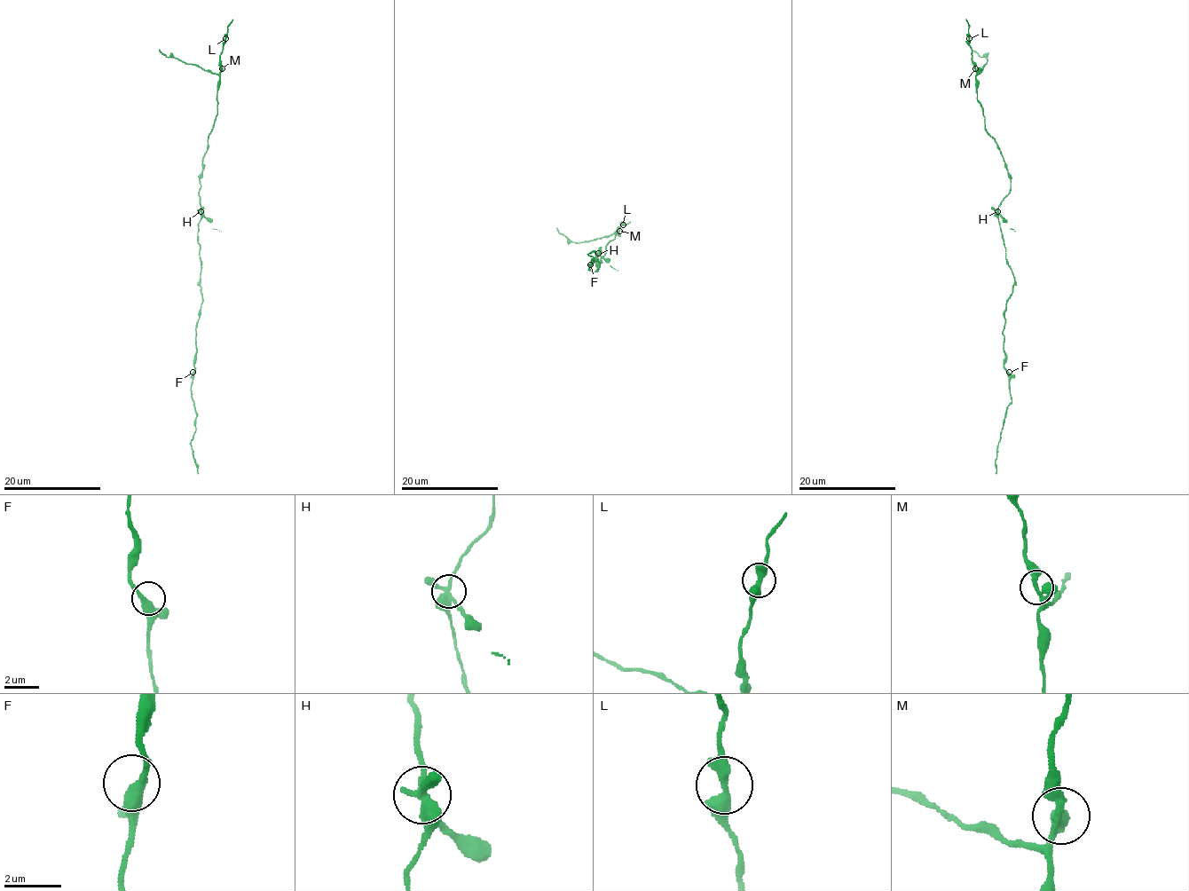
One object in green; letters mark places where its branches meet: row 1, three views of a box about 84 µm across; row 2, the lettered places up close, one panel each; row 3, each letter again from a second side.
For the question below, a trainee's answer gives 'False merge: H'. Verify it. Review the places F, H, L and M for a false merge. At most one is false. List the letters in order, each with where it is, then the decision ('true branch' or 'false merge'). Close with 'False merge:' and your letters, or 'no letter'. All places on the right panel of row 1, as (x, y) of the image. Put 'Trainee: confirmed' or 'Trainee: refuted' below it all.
F: at (1009, 372); true branch
H: at (997, 211); true branch
L: at (969, 38); true branch
M: at (975, 68); true branch
False merge: no letter
Trainee: refuted

